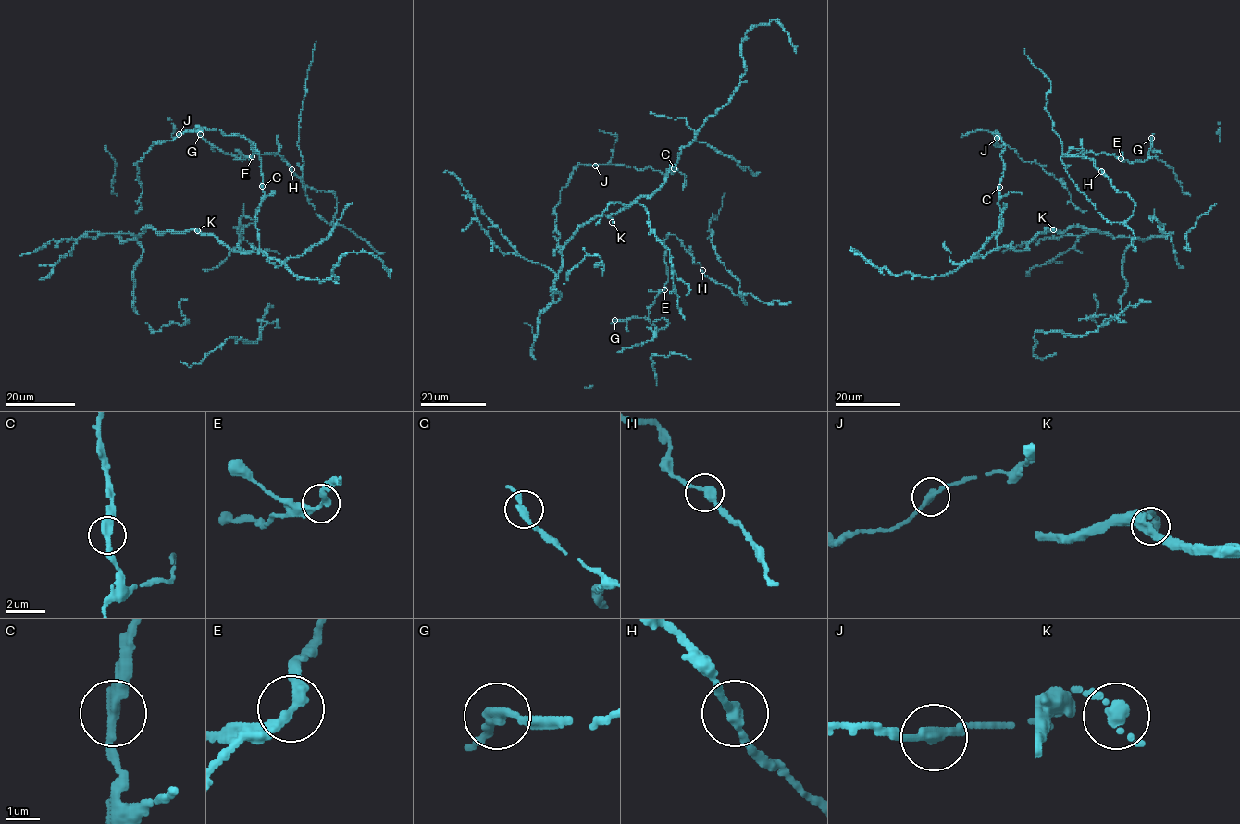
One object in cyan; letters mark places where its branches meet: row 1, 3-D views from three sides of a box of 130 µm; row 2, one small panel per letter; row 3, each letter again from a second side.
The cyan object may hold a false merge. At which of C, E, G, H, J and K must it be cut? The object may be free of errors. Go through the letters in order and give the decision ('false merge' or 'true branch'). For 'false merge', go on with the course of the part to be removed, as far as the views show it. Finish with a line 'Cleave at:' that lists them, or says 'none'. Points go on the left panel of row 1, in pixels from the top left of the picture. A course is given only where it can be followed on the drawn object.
C: true branch
E: true branch
G: true branch
H: true branch
J: true branch
K: true branch
Cleave at: none

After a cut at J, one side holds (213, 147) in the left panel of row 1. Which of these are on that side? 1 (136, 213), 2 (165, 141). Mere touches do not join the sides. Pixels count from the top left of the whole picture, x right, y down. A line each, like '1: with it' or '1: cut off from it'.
1: cut off from it
2: cut off from it

